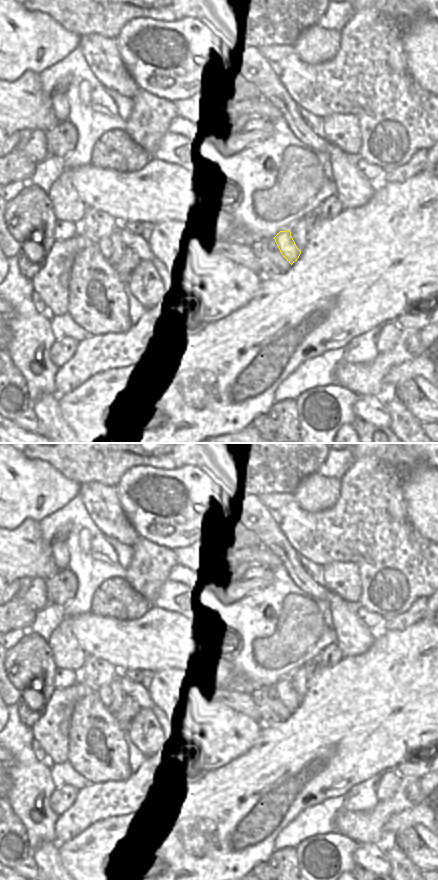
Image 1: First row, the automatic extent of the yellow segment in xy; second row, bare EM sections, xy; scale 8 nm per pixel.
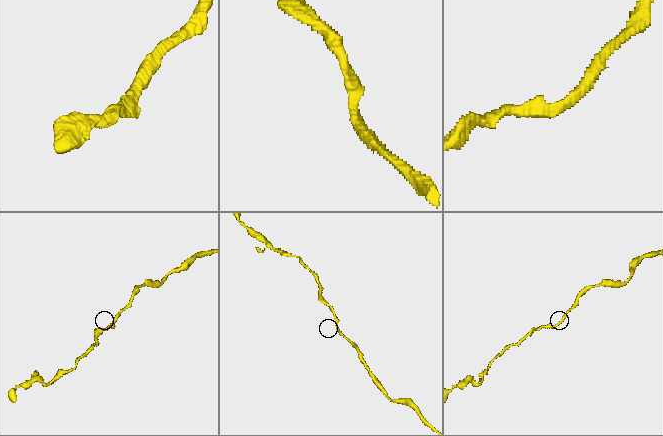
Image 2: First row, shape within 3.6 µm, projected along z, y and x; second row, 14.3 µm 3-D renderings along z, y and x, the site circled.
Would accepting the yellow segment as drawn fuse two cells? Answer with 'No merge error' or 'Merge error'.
No merge error

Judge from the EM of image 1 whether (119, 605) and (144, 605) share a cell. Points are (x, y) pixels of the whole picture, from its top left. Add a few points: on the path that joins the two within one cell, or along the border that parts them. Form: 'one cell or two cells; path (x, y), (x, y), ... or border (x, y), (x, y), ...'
one cell; path (125, 605), (138, 605)

